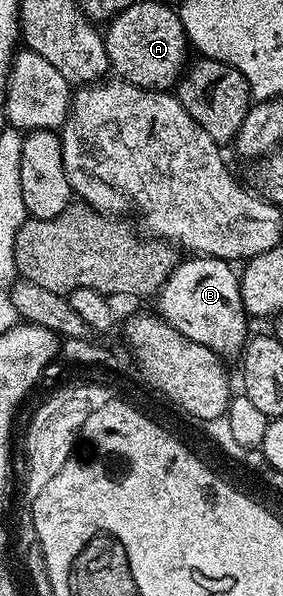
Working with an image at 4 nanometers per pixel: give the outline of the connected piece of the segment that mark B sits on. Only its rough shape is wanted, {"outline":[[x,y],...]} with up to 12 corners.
{"outline":[[193,255],[159,290],[159,315],[222,358],[250,334],[237,269]]}

